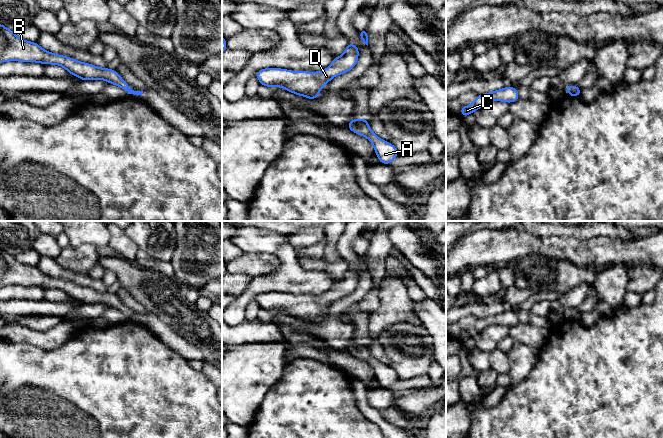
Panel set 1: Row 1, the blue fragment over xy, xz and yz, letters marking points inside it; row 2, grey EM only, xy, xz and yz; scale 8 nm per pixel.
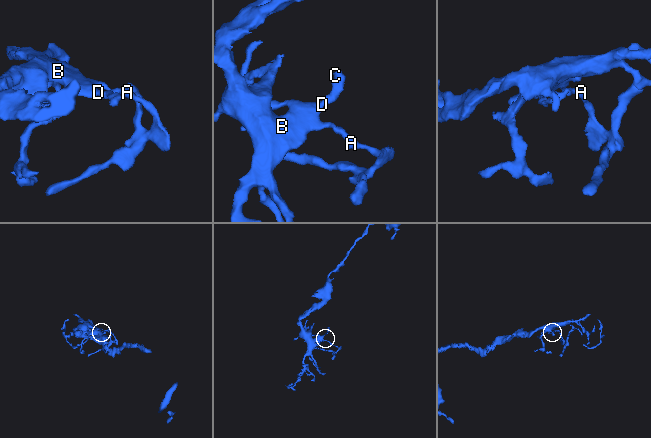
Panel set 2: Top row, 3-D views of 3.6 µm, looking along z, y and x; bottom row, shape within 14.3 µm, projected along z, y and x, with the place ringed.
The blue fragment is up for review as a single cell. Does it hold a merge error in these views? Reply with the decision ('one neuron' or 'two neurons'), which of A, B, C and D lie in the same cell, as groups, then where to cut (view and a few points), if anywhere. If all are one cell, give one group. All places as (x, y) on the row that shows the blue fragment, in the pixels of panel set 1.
one neuron | A B C D | no cut

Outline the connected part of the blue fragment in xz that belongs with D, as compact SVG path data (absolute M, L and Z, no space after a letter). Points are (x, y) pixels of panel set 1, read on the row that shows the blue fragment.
M353 43L340 57L335 57L331 65L320 72L291 71L280 68L265 68L256 73L261 85L267 87L283 87L296 95L317 99L321 88L337 75L353 69L357 63L359 50Z

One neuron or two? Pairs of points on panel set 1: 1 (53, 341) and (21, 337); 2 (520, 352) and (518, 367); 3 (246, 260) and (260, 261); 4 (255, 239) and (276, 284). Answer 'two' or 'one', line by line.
1: one
2: one
3: one
4: two

